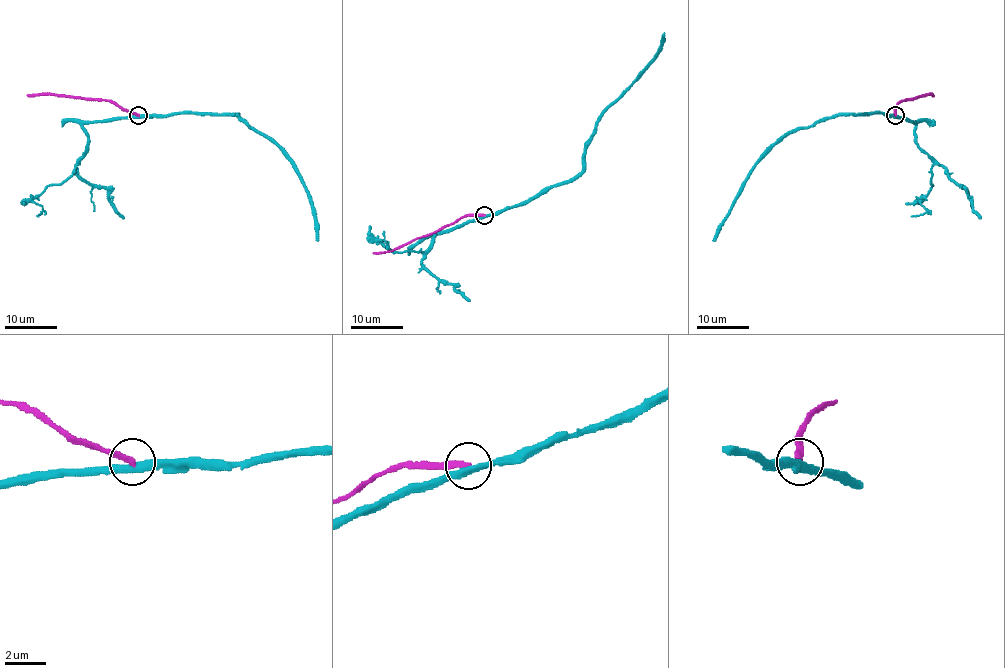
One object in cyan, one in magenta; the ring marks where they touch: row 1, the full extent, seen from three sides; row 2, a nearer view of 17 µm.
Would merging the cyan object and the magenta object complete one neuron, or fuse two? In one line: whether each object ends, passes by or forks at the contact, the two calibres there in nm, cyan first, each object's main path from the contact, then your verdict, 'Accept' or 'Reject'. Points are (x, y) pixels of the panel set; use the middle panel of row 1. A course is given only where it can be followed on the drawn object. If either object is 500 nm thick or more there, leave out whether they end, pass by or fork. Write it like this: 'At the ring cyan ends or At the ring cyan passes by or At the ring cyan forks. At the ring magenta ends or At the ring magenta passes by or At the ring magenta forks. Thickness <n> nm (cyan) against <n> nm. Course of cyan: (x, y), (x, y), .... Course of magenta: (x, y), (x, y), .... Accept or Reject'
At the ring cyan passes by. At the ring magenta ends. Thickness 360 nm (cyan) against 260 nm. Course of cyan: (485, 215), (523, 205), (556, 185), (572, 181), (581, 172), (582, 154), (597, 120), (657, 55), (664, 33). Course of magenta: (484, 215), (464, 215), (393, 250), (373, 253). Reject

